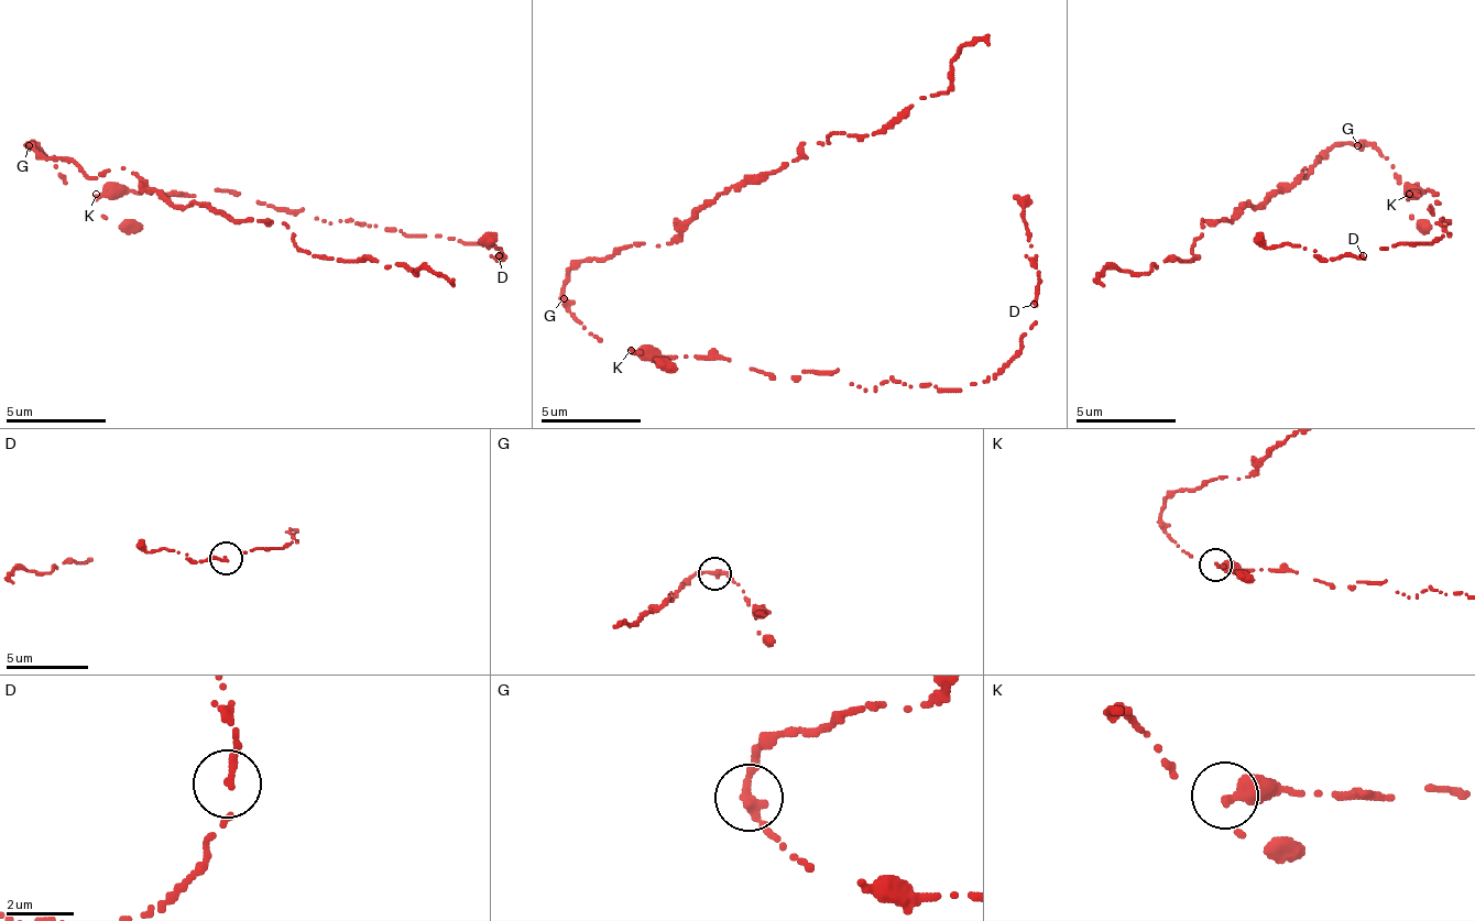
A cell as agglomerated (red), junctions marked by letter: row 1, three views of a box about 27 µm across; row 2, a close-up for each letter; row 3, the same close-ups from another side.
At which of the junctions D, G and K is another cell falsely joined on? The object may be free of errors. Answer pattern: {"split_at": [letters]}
{"split_at": ["G"]}

